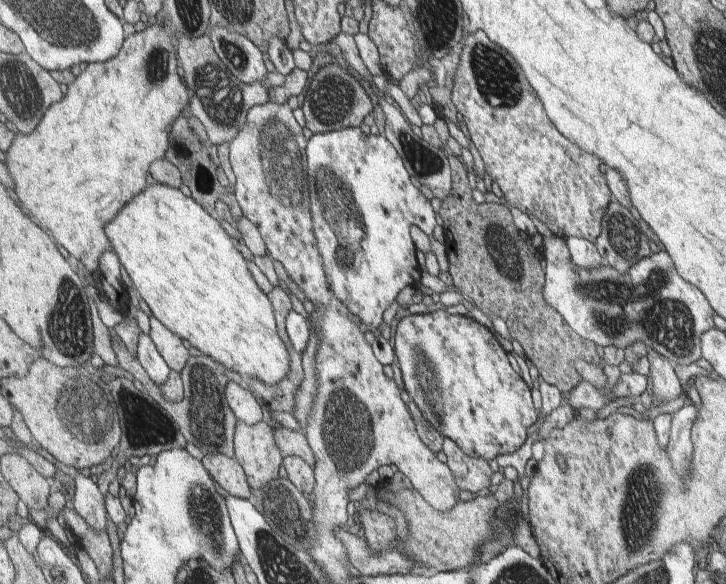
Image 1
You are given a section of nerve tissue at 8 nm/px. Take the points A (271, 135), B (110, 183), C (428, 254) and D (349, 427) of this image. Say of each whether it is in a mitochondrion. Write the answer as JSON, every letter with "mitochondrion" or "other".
{"A":"mitochondrion","B":"other","C":"other","D":"mitochondrion"}

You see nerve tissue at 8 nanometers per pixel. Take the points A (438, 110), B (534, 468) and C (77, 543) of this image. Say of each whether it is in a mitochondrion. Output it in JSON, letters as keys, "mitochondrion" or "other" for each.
{"A":"other","B":"other","C":"other"}

